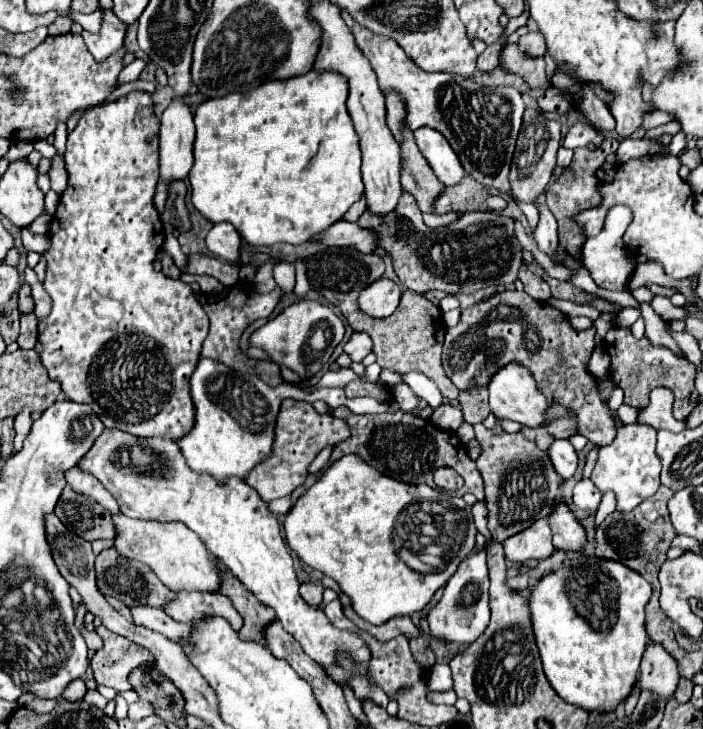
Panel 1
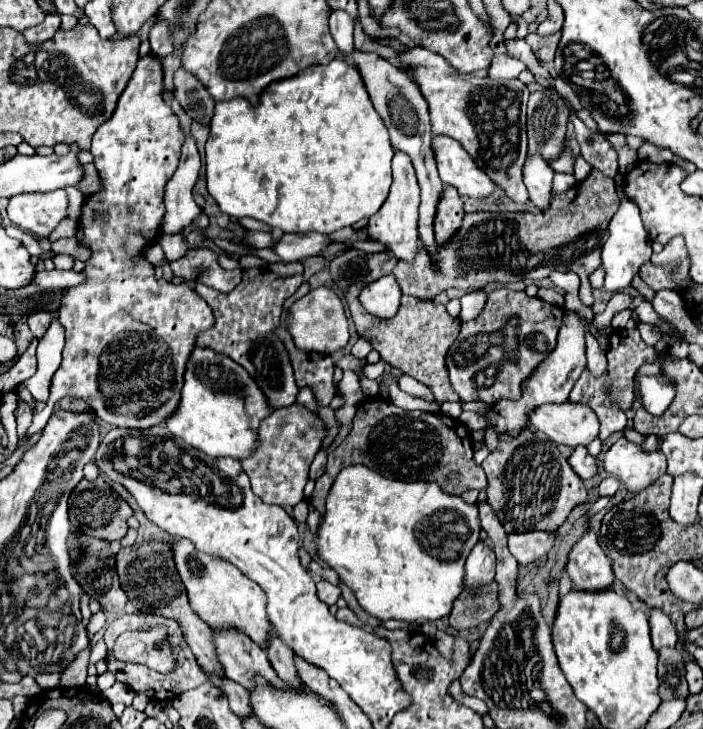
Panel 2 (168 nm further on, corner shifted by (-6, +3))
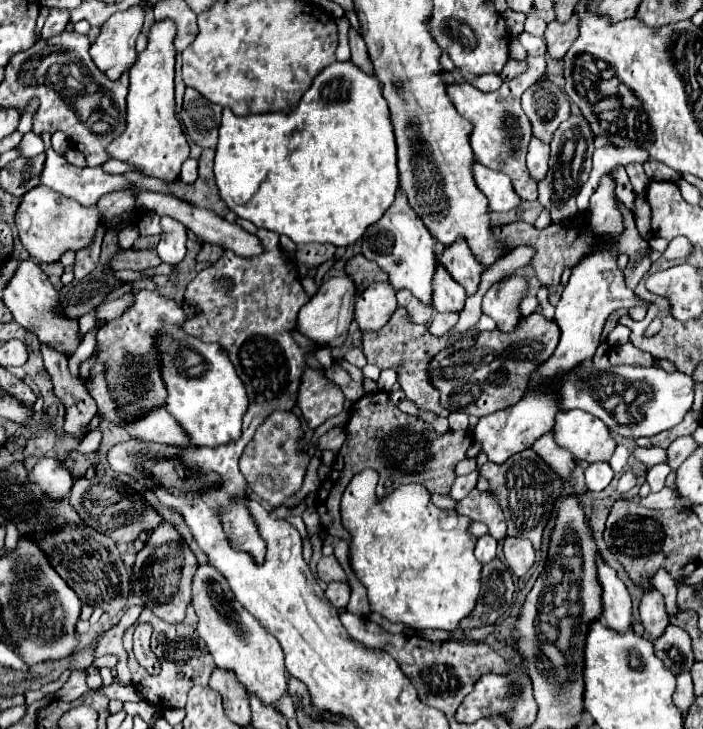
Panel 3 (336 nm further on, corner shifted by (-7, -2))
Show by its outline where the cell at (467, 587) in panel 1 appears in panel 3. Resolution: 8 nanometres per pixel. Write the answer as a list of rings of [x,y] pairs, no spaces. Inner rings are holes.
[[[488,533],[482,535],[482,537],[478,539],[478,543],[476,543],[476,549],[474,549],[476,559],[478,559],[482,565],[494,561],[494,559],[496,559],[496,545],[498,545],[498,541],[496,541],[492,535],[488,535]]]

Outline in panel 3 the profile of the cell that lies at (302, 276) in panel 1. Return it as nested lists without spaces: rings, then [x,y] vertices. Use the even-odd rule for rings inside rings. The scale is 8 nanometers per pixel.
[[[336,61],[330,67],[326,67],[326,71],[322,71],[314,79],[312,87],[302,95],[302,99],[298,101],[298,105],[294,109],[290,109],[290,111],[276,111],[276,113],[238,117],[238,115],[234,115],[226,107],[222,111],[220,139],[218,139],[218,145],[216,145],[214,175],[216,175],[216,187],[220,191],[222,201],[240,219],[248,219],[256,227],[270,229],[270,231],[276,231],[280,235],[288,235],[298,245],[312,243],[312,241],[314,243],[332,243],[336,247],[352,245],[356,239],[362,237],[362,233],[366,231],[368,225],[376,223],[386,213],[386,209],[394,201],[394,193],[396,193],[396,189],[400,185],[398,183],[398,167],[396,167],[396,141],[394,141],[394,131],[392,131],[392,123],[390,123],[390,111],[388,111],[386,99],[382,97],[382,87],[380,87],[378,79],[372,77],[372,75],[366,75],[364,71],[360,71],[358,67],[354,67],[352,61],[344,61],[344,63]]]

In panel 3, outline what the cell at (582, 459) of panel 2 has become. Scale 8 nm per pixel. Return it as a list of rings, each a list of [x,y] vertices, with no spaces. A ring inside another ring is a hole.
[[[590,463],[584,469],[584,479],[586,479],[586,487],[590,491],[602,491],[604,487],[608,487],[608,483],[612,481],[614,471],[610,469],[608,463]]]

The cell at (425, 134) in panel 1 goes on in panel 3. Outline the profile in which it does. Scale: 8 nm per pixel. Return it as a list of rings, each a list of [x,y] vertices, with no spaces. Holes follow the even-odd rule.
[[[478,161],[472,165],[472,173],[474,173],[474,181],[476,181],[478,189],[488,197],[490,211],[510,211],[510,209],[518,207],[520,199],[514,193],[508,175],[504,175],[500,171],[492,171],[484,165],[480,165]]]

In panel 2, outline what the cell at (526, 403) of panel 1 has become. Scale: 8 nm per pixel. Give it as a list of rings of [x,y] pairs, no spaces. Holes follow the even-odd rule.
[[[569,400],[539,406],[533,410],[529,420],[539,434],[569,448],[587,446],[599,436],[599,420],[595,412],[585,404],[575,404]]]

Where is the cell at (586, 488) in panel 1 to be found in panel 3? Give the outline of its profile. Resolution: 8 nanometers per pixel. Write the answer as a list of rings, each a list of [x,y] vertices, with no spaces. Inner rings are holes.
[[[626,471],[624,475],[620,475],[616,491],[618,491],[618,493],[626,493],[626,491],[630,491],[634,485],[636,485],[636,475],[634,475],[632,471]]]

